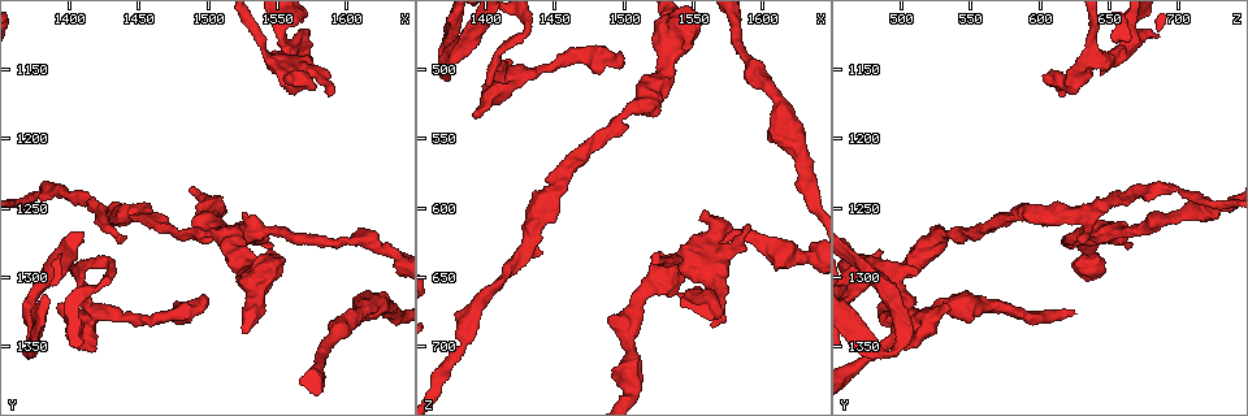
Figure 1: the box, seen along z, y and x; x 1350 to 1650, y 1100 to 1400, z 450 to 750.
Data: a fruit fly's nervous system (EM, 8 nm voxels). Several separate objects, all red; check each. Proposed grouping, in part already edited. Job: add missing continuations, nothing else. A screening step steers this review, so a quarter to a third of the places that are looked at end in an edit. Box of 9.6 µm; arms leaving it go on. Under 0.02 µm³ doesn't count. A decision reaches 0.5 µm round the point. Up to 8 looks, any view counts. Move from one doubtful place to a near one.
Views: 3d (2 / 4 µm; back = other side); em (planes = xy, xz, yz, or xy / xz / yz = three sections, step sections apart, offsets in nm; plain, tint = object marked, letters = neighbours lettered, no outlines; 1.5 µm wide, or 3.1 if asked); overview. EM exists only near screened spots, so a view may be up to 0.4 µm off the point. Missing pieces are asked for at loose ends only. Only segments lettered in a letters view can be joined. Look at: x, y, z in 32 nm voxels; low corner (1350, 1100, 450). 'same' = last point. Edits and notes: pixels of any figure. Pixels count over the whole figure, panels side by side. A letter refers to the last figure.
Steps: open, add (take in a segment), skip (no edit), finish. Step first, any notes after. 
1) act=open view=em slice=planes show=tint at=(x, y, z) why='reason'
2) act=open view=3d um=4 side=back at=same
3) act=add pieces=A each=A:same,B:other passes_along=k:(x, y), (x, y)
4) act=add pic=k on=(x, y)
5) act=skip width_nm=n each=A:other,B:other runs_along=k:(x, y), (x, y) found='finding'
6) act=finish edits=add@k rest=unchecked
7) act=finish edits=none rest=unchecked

act=open view=3d um=2 at=(1548, 1276, 664) why='branch stops here'

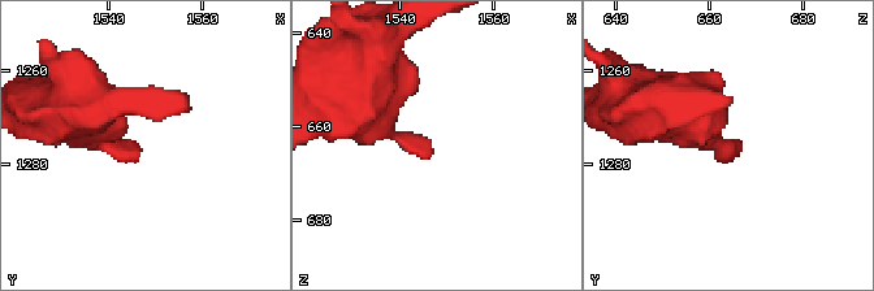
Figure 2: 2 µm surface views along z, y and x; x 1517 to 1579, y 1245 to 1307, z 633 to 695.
act=open view=em slice=xy step=4 show=tint at=(1547, 1276, 666) why='shape alone is not enough'

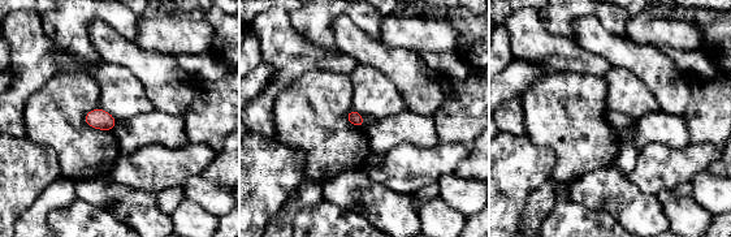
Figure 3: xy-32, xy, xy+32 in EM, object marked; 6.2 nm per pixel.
act=open view=em slice=yz step=4 show=letters at=same why='another direction'

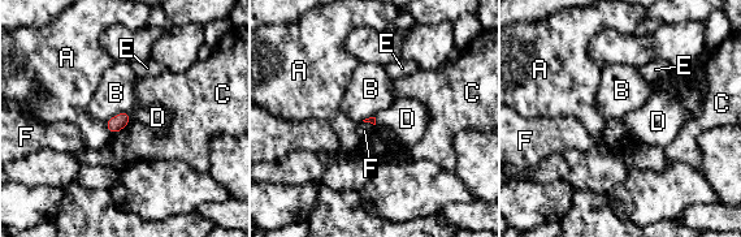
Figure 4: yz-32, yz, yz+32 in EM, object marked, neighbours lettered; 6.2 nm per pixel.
act=skip each=A:other,B:other,C:other,D:other,E:other,F:other border=4:(128, 111), (116, 113), (105, 123) found='no lettered segment goes on from it'

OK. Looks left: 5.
act=open view=em slice=xz step=4 show=tint at=(1440, 1272, 634)

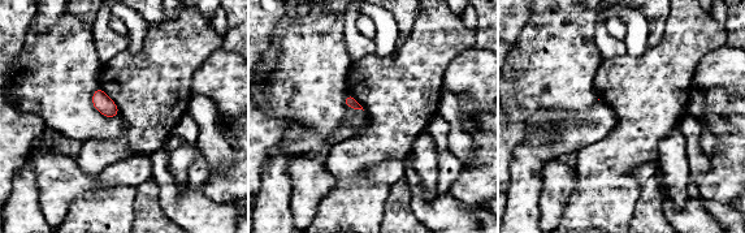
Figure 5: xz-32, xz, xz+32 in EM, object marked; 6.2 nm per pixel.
act=open view=em slice=planes show=letters at=same

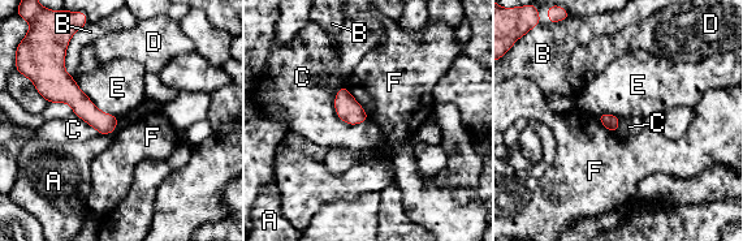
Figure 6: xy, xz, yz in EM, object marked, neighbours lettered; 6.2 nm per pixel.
act=skip each=A:other,B:other,C:other,D:other,E:other,F:other runs_along=6:(52, 82), (112, 128) found='none of them fits'

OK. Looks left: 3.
act=open view=em slice=planes show=letters at=(1498, 1312, 496) why='an open end'

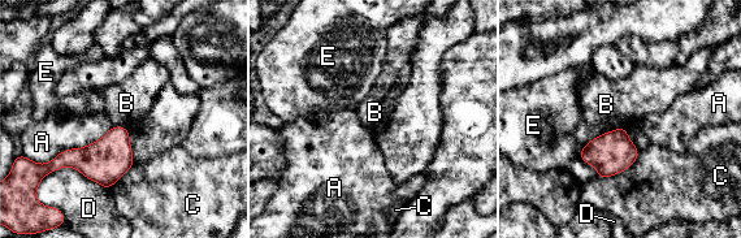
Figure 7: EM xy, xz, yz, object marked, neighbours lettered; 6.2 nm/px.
act=skip each=A:other,B:other,C:other,D:other,E:other border=7:(625, 128), (598, 134), (583, 147) found='no lettered segment goes on from it'

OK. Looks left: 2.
act=finish edits=none rest=unchecked

